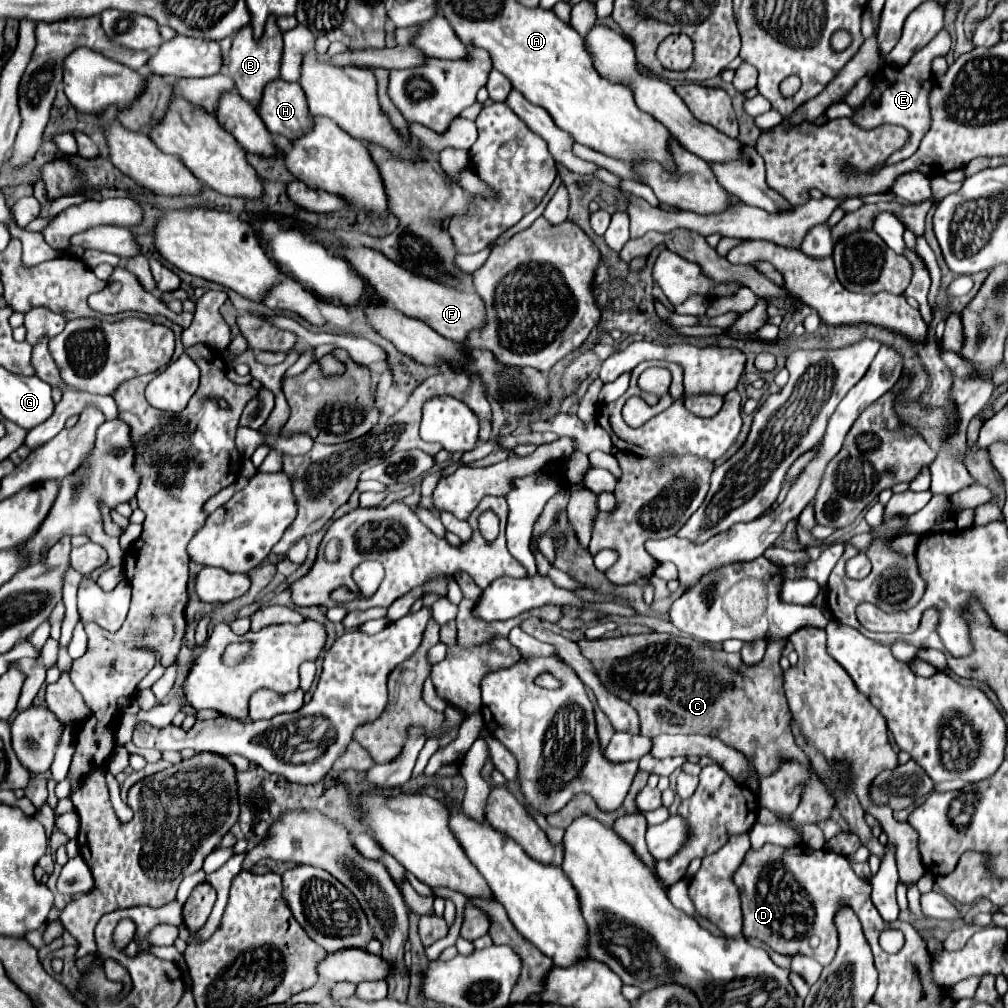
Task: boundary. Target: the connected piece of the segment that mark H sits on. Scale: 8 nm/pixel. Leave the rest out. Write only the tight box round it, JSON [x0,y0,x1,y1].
[257,78,311,140]

